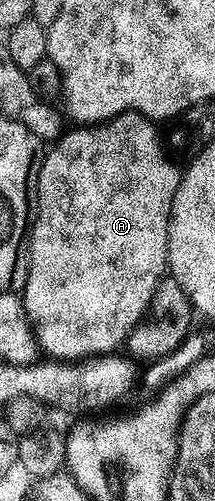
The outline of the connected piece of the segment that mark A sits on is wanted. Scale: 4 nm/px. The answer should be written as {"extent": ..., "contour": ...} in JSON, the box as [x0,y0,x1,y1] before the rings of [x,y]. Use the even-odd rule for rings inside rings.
{"extent":[21,111,183,361],"contour":[[[126,111],[117,117],[107,120],[106,123],[96,123],[94,125],[79,125],[74,129],[68,130],[66,133],[59,136],[50,144],[49,150],[43,156],[43,164],[41,165],[41,173],[37,181],[37,189],[35,190],[35,223],[31,227],[31,268],[27,274],[27,283],[23,286],[21,298],[23,308],[27,310],[27,320],[31,323],[31,328],[35,331],[35,338],[39,341],[39,346],[44,352],[47,351],[52,360],[55,361],[78,361],[81,359],[90,359],[92,355],[110,355],[118,352],[120,348],[126,344],[128,333],[139,323],[140,319],[146,314],[148,307],[151,305],[151,298],[155,295],[155,290],[159,288],[159,282],[168,274],[169,268],[167,265],[167,238],[169,237],[169,221],[171,220],[171,210],[173,209],[173,197],[177,193],[177,185],[181,185],[183,180],[183,171],[178,167],[173,160],[167,156],[167,151],[163,148],[163,143],[159,140],[159,131],[154,122],[145,118],[143,115],[138,115],[136,111]]]}

